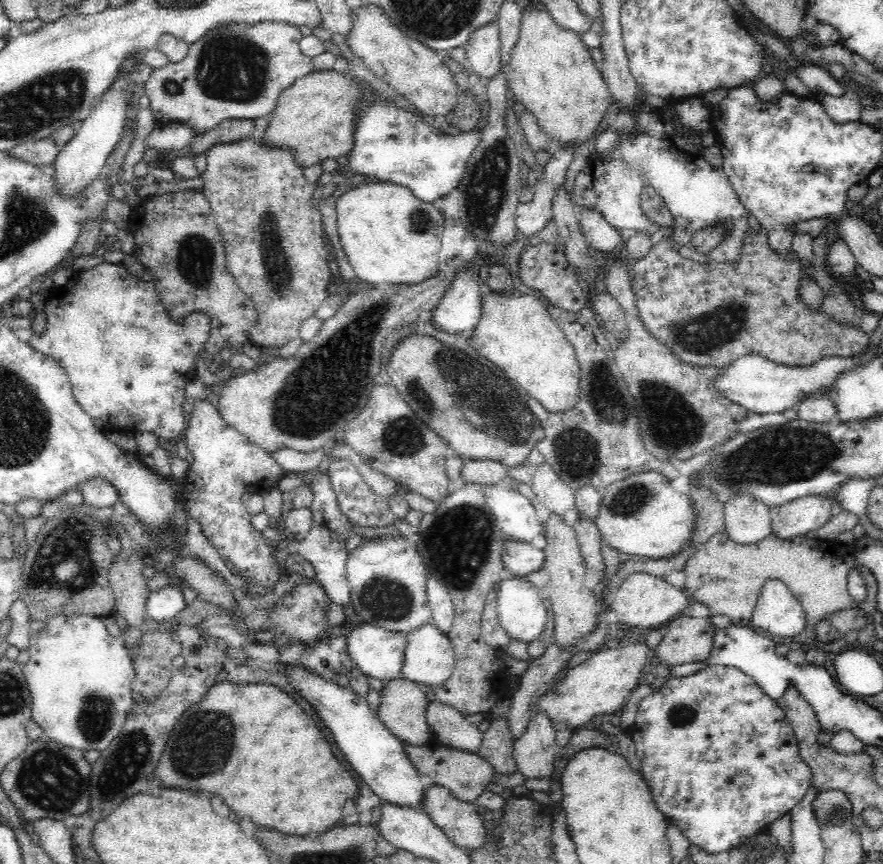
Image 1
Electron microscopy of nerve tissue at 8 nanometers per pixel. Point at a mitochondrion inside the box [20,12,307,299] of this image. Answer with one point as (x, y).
(231, 66)

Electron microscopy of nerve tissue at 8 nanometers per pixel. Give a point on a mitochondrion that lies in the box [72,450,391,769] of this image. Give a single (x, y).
(95, 717)

